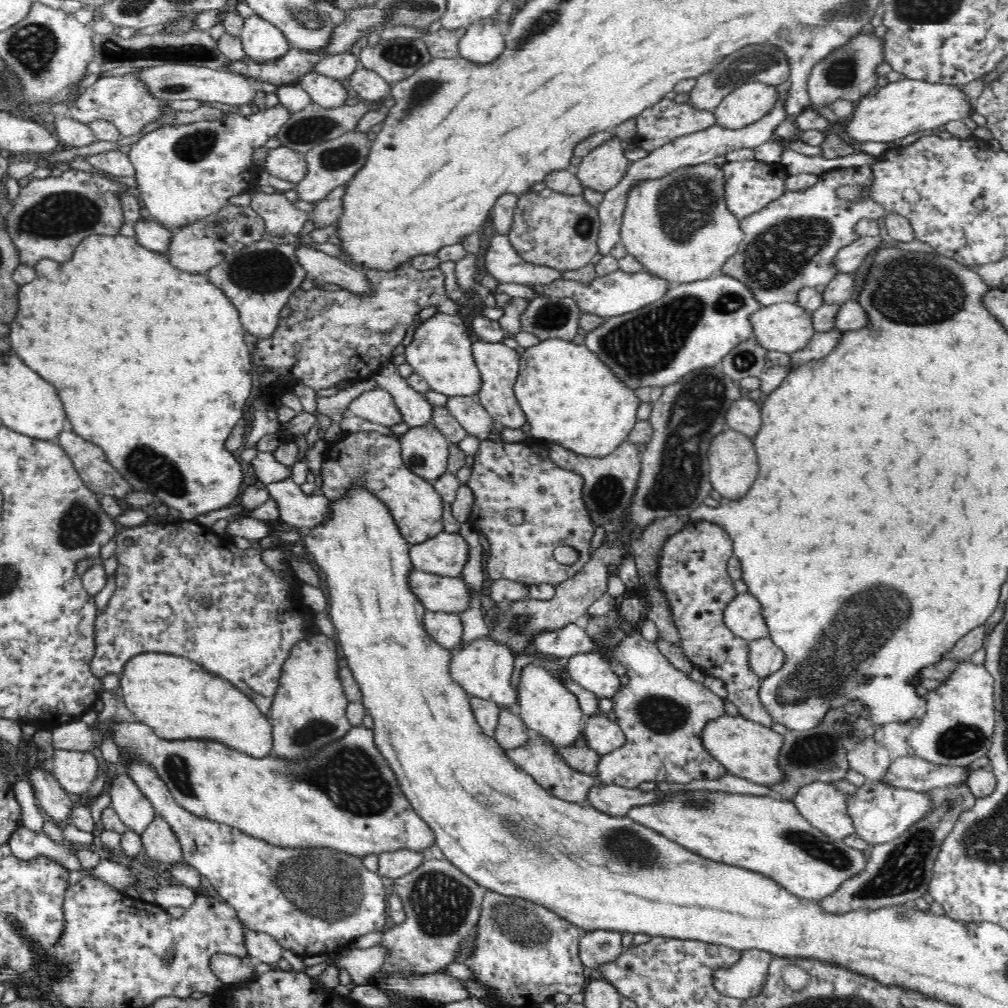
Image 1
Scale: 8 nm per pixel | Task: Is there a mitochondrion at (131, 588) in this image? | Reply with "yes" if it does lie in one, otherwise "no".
no

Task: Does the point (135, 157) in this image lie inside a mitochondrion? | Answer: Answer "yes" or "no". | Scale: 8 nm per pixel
no

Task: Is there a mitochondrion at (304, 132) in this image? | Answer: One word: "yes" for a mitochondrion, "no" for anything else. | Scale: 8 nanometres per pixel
yes

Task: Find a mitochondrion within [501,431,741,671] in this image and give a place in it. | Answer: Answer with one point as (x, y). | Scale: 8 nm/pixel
(607, 495)

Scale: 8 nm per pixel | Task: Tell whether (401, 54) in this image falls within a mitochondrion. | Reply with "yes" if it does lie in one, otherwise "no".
yes

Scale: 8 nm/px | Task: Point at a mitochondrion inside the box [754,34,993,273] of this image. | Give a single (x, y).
(843, 72)

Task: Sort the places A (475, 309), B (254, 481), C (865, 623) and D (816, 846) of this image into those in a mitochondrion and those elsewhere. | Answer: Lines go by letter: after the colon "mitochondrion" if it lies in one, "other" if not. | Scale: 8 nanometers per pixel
A: other
B: other
C: mitochondrion
D: mitochondrion

